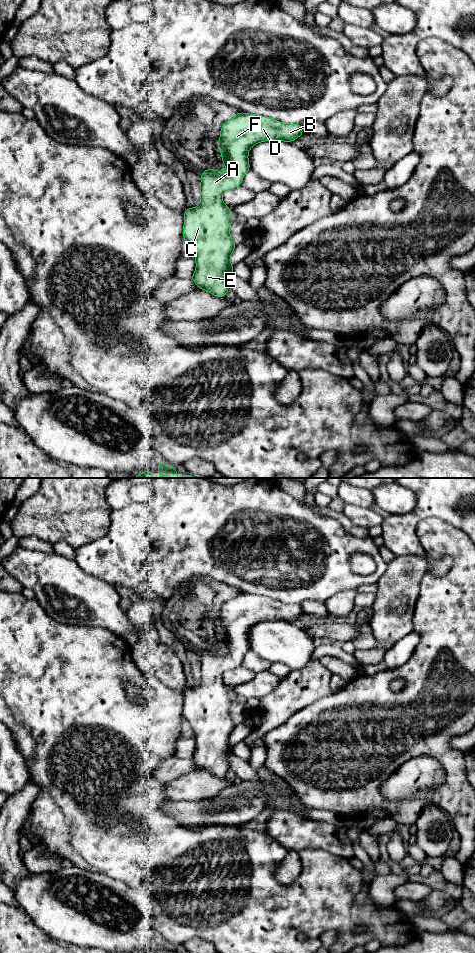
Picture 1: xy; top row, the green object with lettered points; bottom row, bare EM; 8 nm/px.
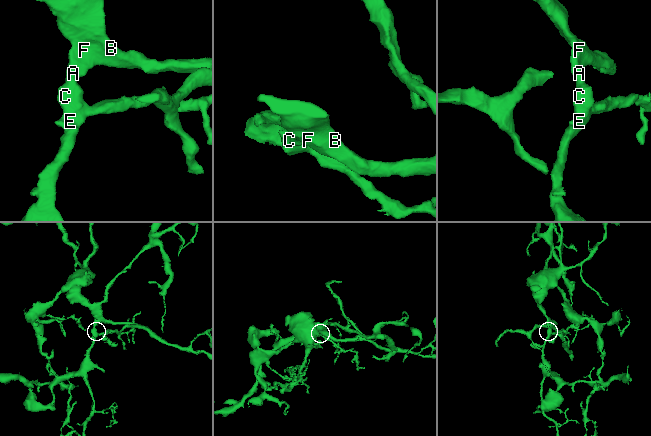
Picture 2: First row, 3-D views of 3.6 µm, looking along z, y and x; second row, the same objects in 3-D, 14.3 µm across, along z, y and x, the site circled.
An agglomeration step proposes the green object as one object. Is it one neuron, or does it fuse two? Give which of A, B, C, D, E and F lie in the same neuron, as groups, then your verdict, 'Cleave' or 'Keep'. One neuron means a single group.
Groups: A B C D E F. Keep

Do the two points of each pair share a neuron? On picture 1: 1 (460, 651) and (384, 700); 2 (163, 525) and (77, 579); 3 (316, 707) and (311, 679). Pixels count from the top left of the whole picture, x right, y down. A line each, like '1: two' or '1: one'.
1: one
2: two
3: two

